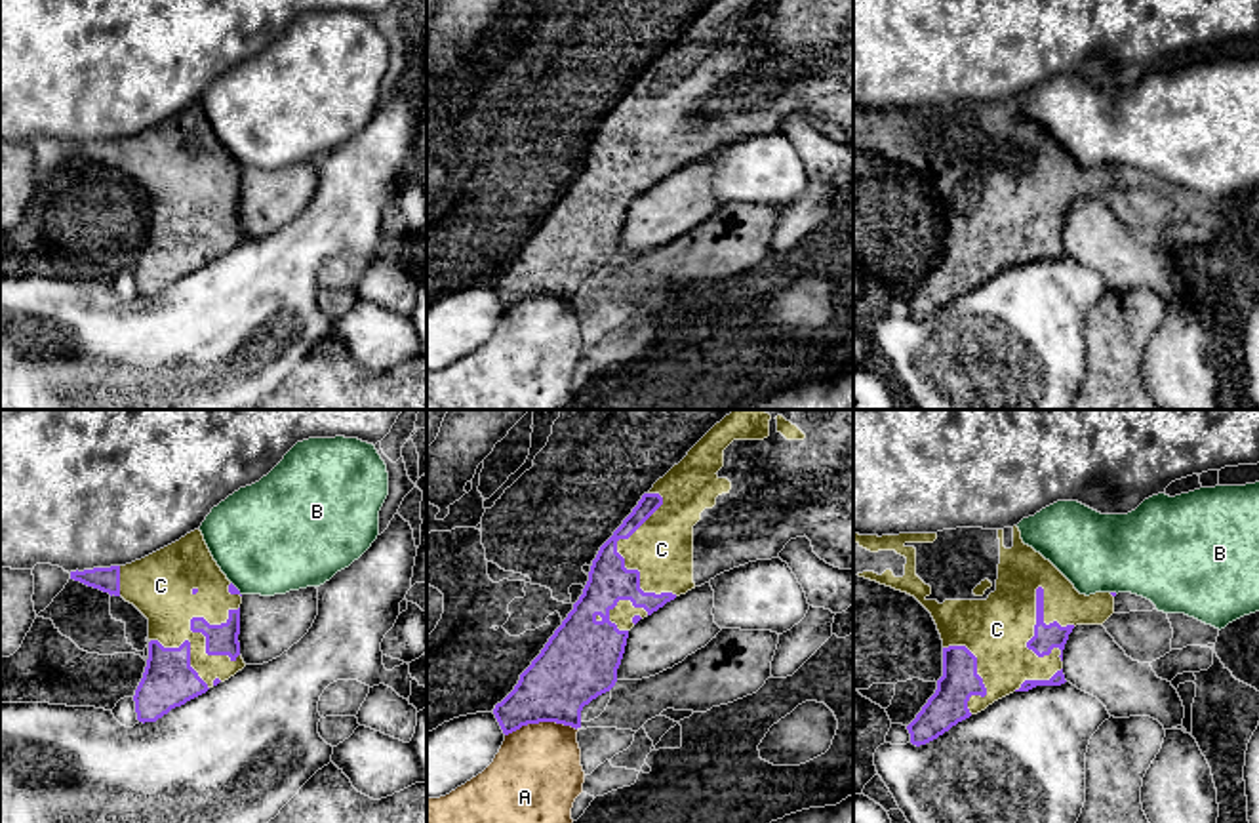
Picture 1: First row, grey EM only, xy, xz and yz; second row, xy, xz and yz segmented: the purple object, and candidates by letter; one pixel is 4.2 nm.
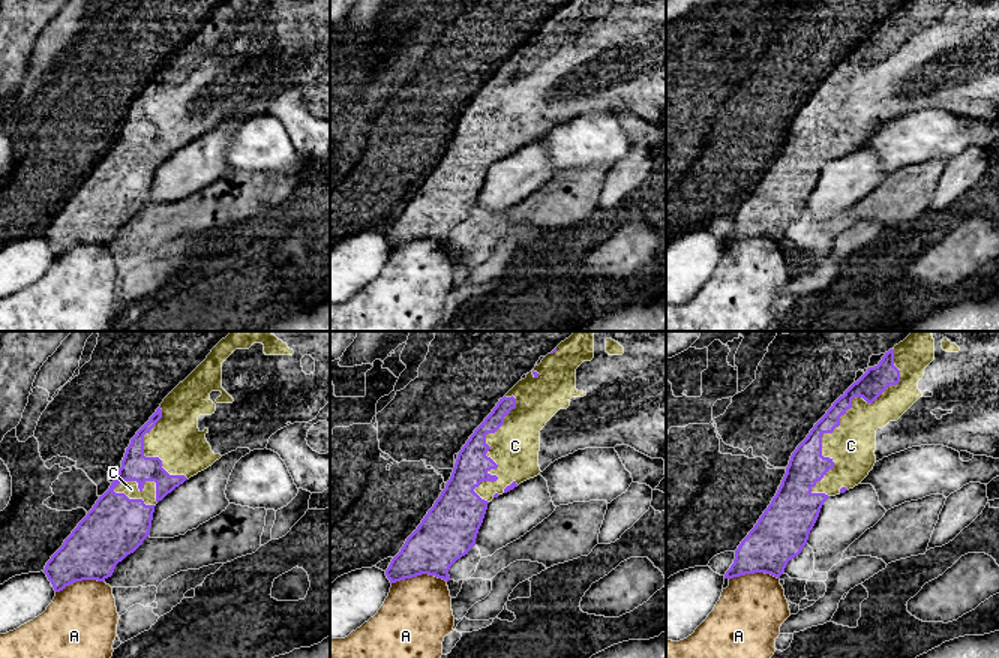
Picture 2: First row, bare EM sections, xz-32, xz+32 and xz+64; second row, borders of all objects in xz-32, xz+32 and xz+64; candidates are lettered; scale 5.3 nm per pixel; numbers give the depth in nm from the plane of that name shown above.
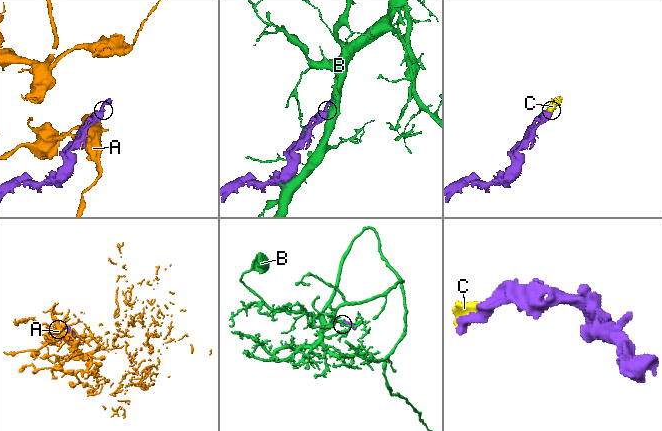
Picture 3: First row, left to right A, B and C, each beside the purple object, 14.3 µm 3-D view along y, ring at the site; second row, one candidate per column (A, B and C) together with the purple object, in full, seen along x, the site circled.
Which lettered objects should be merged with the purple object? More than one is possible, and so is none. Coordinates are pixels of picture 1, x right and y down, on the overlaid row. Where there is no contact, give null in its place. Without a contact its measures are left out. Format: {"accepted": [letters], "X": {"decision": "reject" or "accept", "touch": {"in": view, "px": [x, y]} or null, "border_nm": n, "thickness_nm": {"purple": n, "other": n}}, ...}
{"accepted": ["C"], "A": {"decision": "reject", "touch": {"in": "xz", "px": [539, 721]}, "border_nm": 300, "thickness_nm": {"purple": 300, "other": 380}}, "B": {"decision": "reject", "touch": {"in": "xy", "px": [237, 589]}, "border_nm": 80, "thickness_nm": {"purple": 40, "other": 460}}, "C": {"decision": "accept", "touch": {"in": "yz", "px": [1031, 639]}, "border_nm": 340, "thickness_nm": {"purple": 110, "other": 280}}}

